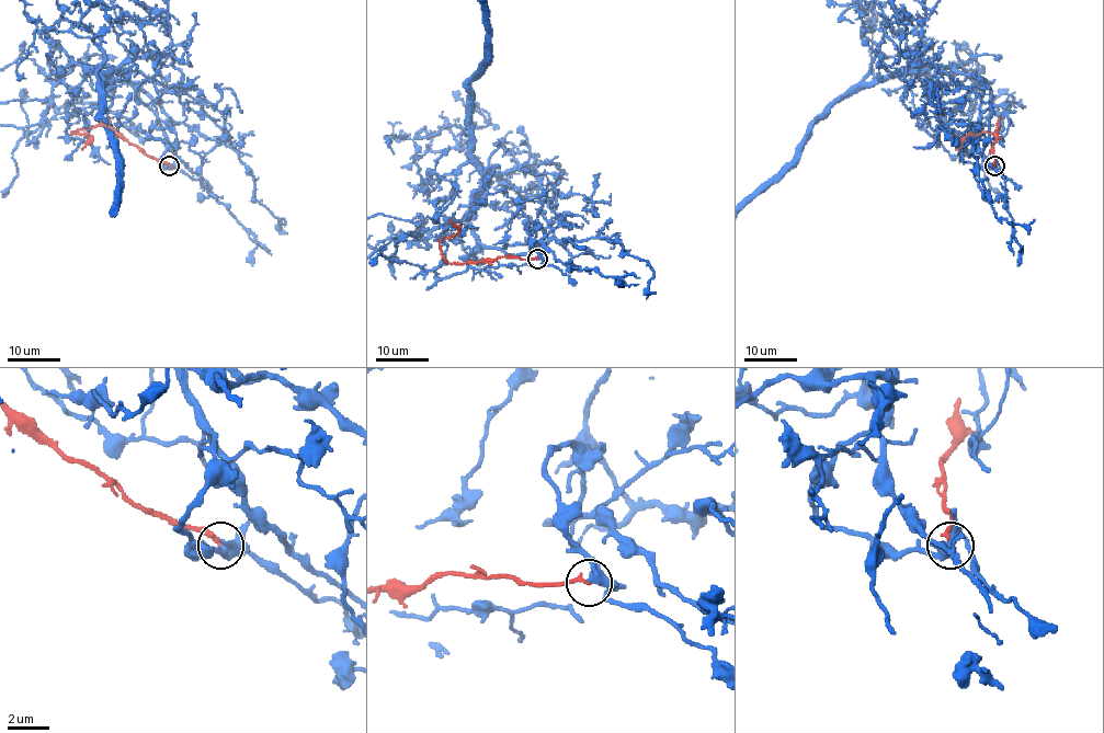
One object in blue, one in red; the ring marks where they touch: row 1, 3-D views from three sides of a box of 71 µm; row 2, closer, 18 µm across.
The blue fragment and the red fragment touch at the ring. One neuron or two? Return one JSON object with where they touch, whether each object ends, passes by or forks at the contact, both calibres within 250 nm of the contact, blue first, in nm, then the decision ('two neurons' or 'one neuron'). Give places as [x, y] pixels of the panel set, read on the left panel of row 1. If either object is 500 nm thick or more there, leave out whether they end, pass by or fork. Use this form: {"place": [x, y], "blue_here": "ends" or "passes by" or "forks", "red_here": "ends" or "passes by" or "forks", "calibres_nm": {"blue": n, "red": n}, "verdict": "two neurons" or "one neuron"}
{"place": [169, 165], "blue_here": "forks", "red_here": "ends", "calibres_nm": {"blue": 360, "red": 200}, "verdict": "two neurons"}

